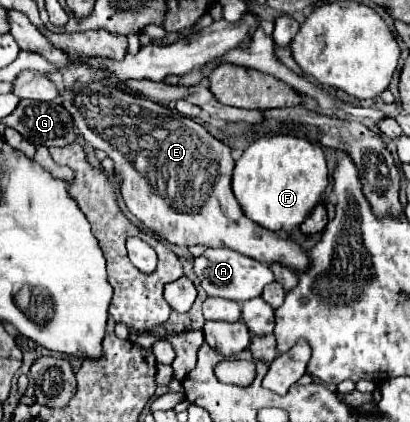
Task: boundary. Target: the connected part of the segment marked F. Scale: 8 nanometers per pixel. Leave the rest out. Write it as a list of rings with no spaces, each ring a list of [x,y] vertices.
[[[266,133],[254,139],[236,161],[232,177],[234,195],[246,217],[276,233],[290,233],[298,225],[302,225],[302,233],[306,235],[322,231],[328,223],[326,205],[320,201],[326,185],[328,169],[322,147],[318,143],[310,143],[306,137],[296,137],[290,133]]]

